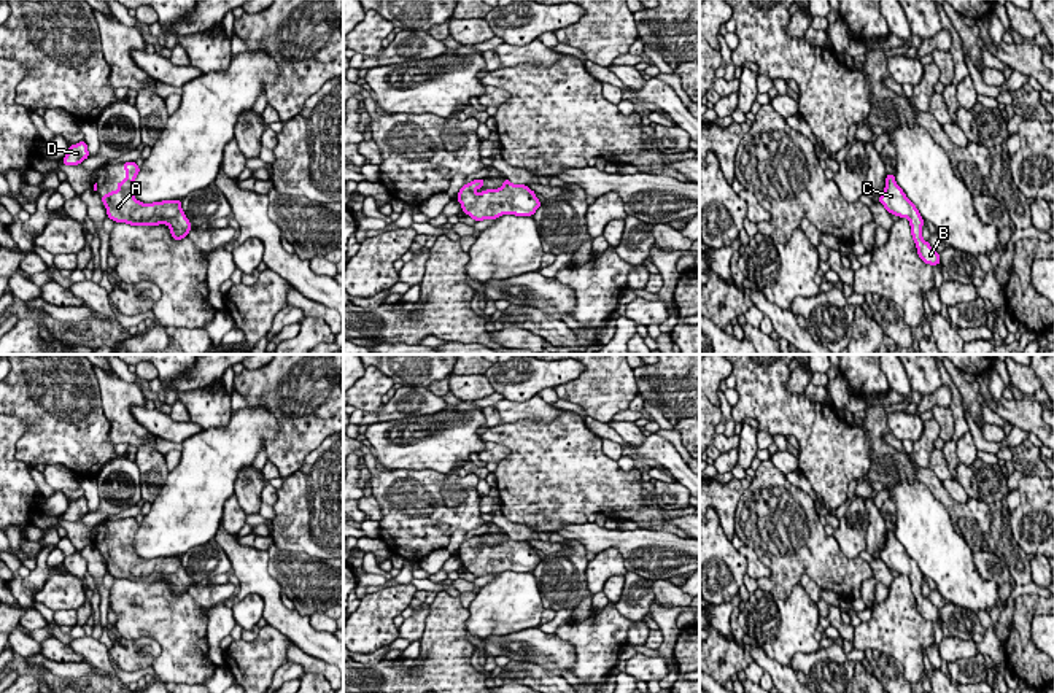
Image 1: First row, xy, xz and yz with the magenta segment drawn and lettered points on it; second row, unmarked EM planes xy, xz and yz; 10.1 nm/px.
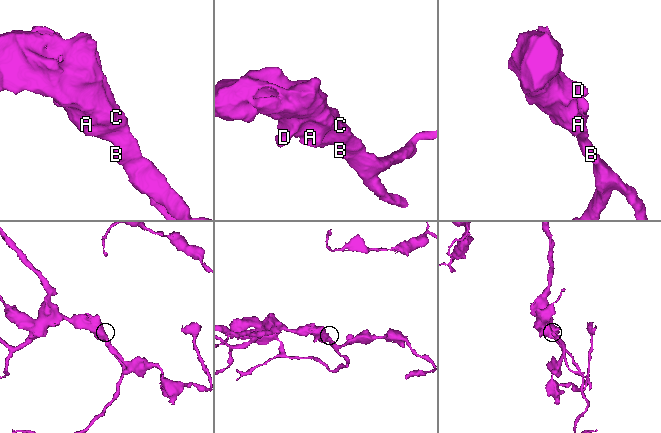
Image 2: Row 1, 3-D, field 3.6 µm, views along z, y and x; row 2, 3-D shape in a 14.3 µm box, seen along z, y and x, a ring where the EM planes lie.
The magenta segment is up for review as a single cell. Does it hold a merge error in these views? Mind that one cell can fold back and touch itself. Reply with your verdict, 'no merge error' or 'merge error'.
no merge error

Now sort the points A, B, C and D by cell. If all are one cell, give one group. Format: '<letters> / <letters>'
A B C D

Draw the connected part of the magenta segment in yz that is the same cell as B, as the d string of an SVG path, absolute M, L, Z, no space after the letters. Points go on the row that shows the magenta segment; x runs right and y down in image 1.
M887 173L885 188L884 192L879 196L879 203L882 203L890 215L906 218L909 221L911 235L917 248L917 256L925 264L930 265L941 264L940 253L936 253L930 246L930 243L922 238L924 218L920 216L916 205L906 197L903 189L897 184L895 175Z

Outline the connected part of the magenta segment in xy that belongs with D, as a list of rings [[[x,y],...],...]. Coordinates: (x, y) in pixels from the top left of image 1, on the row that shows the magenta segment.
[[[83,140],[79,143],[76,143],[76,145],[68,146],[68,151],[67,151],[65,157],[62,159],[62,164],[78,165],[87,157],[89,157],[87,145]]]

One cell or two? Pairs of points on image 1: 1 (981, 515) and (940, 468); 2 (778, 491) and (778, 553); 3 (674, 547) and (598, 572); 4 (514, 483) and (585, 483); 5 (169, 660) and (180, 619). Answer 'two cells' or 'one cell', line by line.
1: two cells
2: one cell
3: two cells
4: one cell
5: one cell

